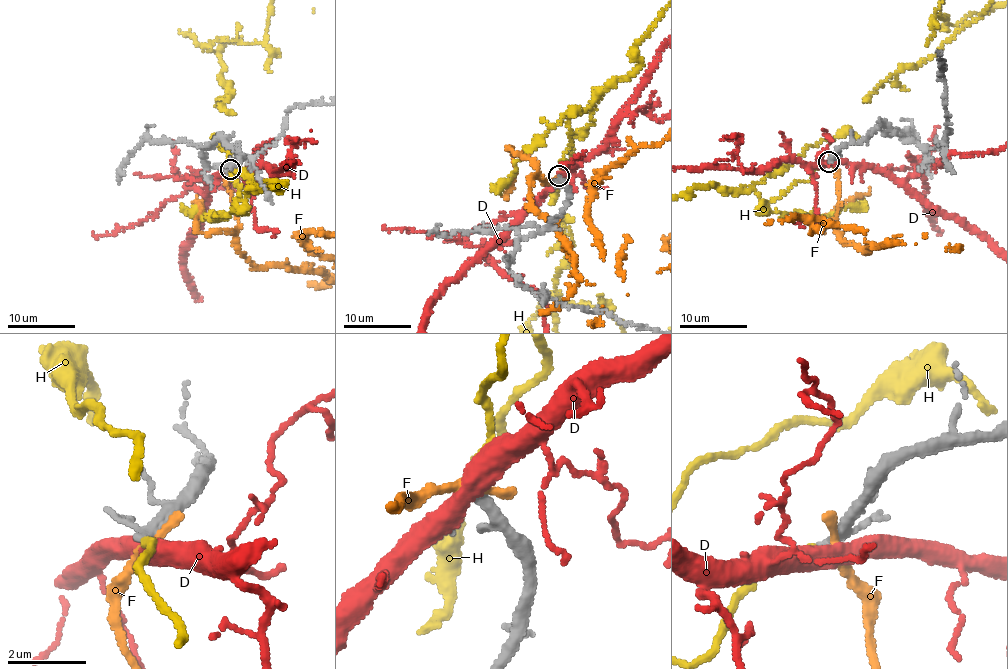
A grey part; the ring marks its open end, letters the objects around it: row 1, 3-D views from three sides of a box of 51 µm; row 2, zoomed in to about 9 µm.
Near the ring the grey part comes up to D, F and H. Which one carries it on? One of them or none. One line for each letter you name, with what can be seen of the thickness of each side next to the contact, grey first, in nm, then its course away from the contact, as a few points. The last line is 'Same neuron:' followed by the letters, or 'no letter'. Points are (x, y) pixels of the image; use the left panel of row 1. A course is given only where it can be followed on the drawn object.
Same neuron: no letter

